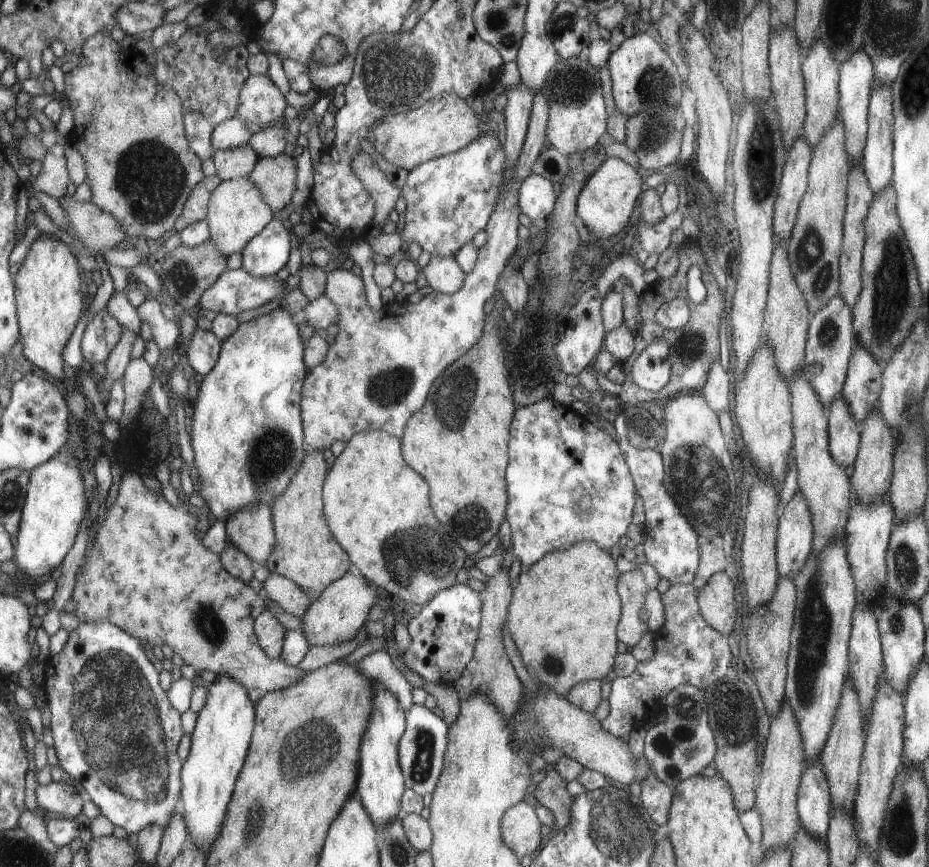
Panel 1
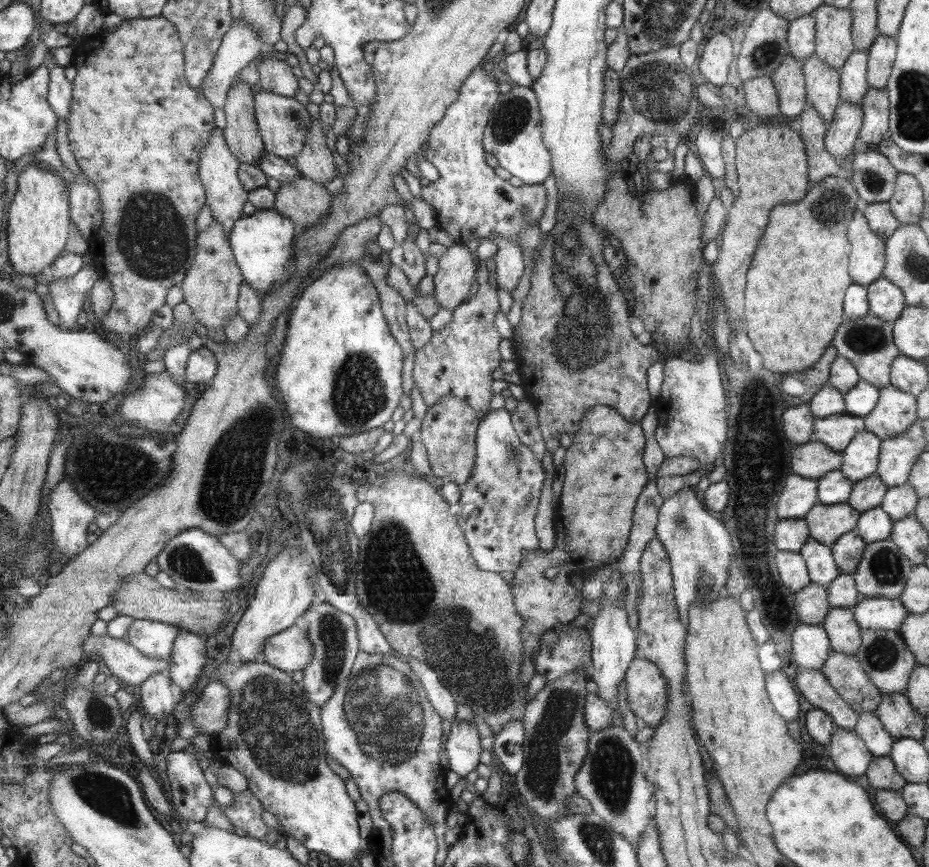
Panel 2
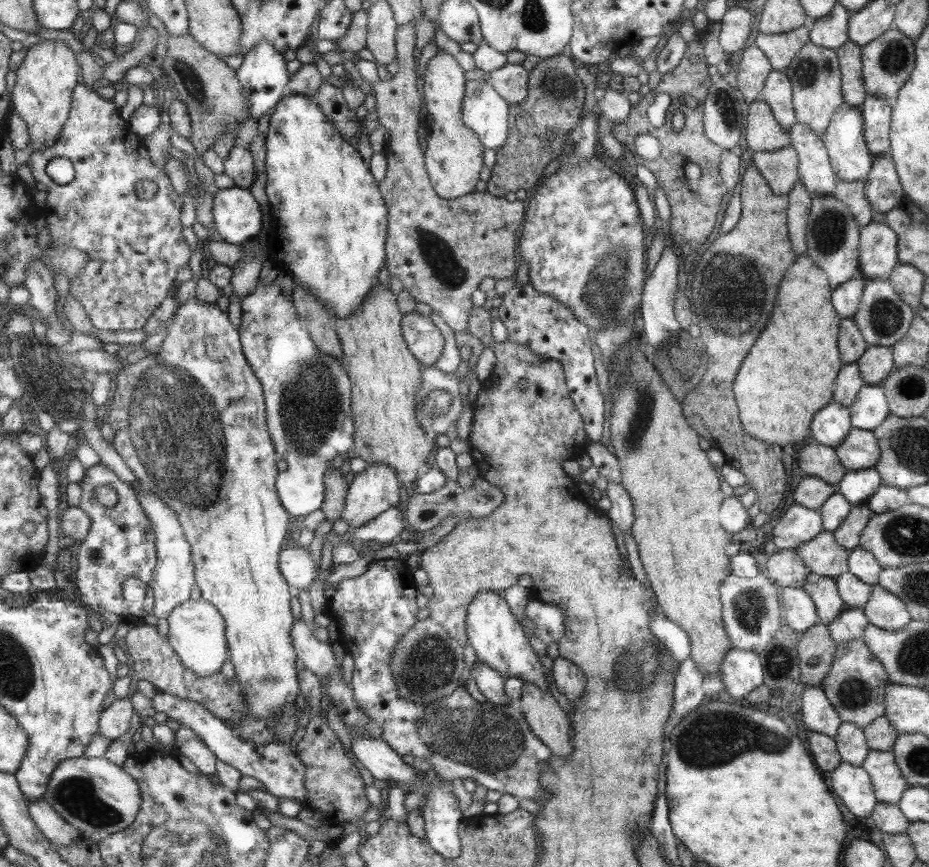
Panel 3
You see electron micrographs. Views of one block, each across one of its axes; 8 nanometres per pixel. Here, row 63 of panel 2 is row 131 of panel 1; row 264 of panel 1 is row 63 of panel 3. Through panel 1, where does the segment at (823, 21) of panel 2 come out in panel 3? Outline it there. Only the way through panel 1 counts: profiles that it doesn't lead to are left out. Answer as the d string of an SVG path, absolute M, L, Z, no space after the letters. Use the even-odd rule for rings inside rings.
M810 42L802 47L801 52L784 71L792 84L793 108L796 110L797 122L809 126L819 137L825 134L833 122L835 112L844 102L841 68L838 68L839 56L836 53L834 49L828 50Z

